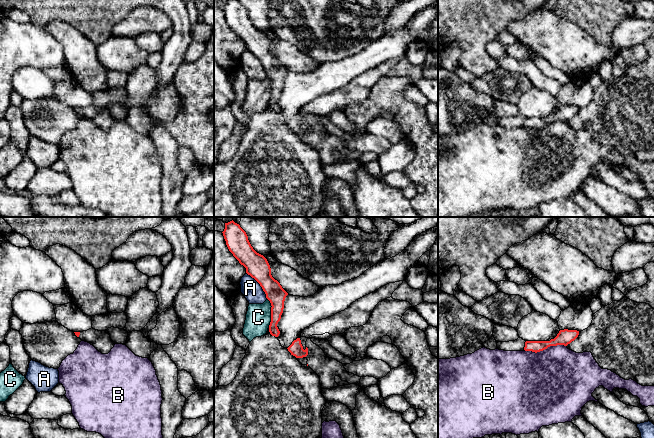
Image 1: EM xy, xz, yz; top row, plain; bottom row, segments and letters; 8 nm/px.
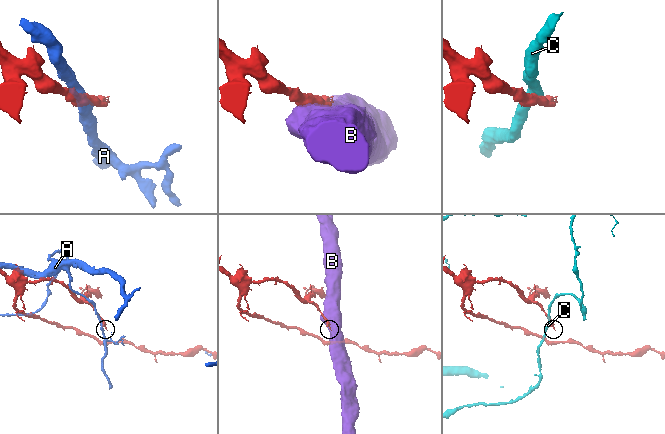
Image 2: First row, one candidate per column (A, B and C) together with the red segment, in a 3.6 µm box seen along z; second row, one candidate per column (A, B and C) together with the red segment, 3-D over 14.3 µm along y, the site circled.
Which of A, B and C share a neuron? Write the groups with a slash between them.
A / B / C

